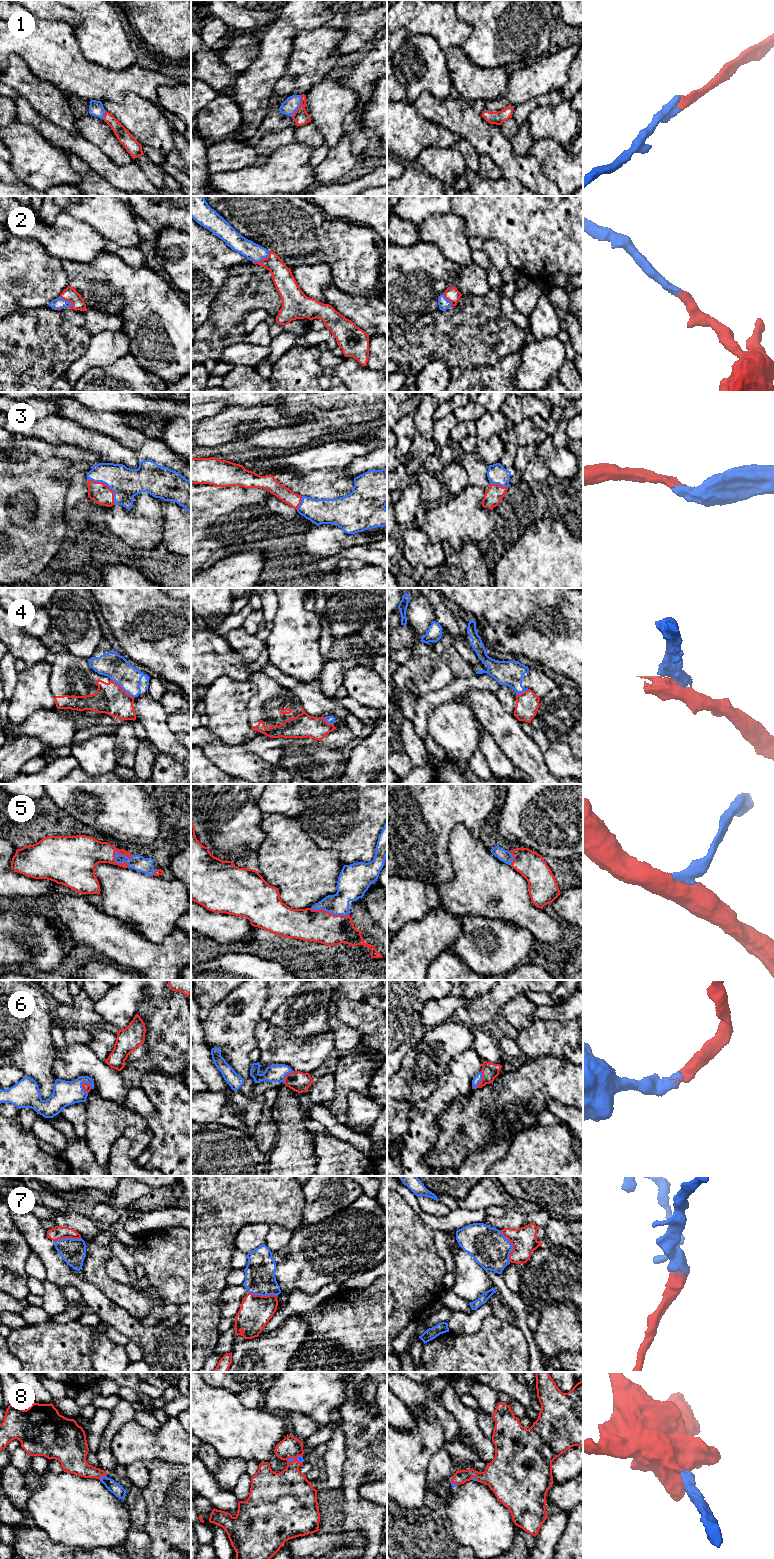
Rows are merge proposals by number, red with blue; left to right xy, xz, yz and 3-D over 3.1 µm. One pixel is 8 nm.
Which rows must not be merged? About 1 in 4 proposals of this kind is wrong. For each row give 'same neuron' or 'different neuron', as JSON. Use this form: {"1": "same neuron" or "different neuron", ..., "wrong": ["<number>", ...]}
{"1": "same neuron", "2": "same neuron", "3": "same neuron", "4": "different neuron", "5": "same neuron", "6": "same neuron", "7": "same neuron", "8": "same neuron", "wrong": ["4"]}

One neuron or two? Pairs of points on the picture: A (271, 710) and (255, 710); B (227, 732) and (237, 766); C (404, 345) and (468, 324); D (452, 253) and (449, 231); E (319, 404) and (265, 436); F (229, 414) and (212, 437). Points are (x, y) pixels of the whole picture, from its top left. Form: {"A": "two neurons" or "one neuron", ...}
{"A": "one neuron", "B": "two neurons", "C": "one neuron", "D": "one neuron", "E": "one neuron", "F": "one neuron"}

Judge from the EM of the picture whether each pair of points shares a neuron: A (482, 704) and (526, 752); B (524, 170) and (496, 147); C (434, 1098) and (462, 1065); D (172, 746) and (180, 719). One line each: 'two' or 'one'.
A: one
B: one
C: one
D: two

